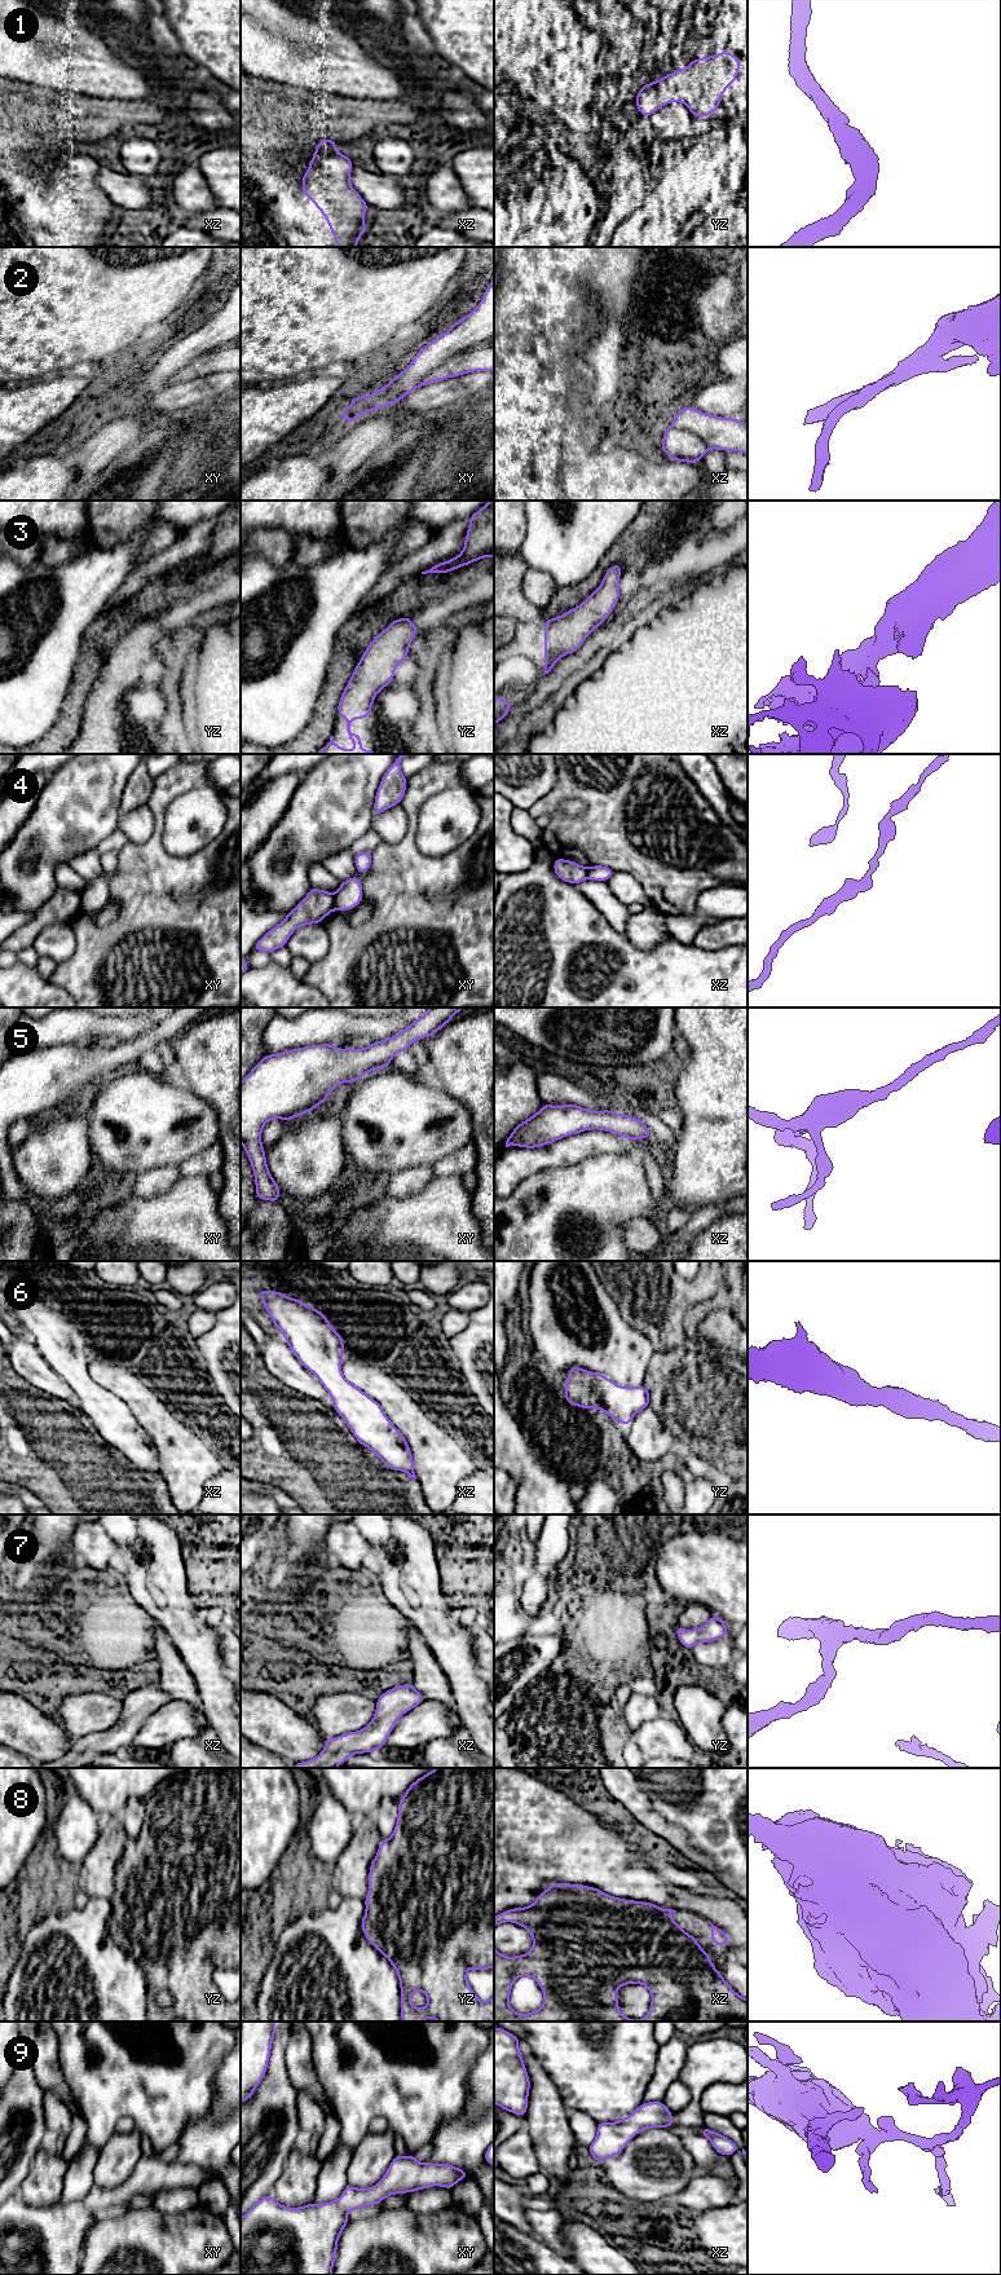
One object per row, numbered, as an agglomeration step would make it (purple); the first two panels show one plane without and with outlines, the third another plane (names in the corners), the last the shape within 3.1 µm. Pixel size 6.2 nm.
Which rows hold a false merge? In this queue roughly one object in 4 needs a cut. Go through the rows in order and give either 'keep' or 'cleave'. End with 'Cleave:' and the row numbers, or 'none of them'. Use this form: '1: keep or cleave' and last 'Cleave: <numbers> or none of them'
1: keep
2: cleave
3: keep
4: cleave
5: keep
6: keep
7: keep
8: keep
9: keep
Cleave: 2, 4

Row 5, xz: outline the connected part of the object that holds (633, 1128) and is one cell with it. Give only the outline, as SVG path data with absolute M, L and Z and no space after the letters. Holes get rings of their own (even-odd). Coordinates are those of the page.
M542 1105L532 1117L519 1124L506 1141L506 1147L535 1148L566 1136L597 1129L632 1139L651 1139L651 1132L641 1120L609 1111L590 1111L578 1105Z

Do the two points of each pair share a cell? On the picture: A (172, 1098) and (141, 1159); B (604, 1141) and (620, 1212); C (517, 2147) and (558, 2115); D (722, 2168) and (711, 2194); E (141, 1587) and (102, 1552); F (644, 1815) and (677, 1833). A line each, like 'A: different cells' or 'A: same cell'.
A: same cell
B: different cells
C: different cells
D: different cells
E: different cells
F: same cell

